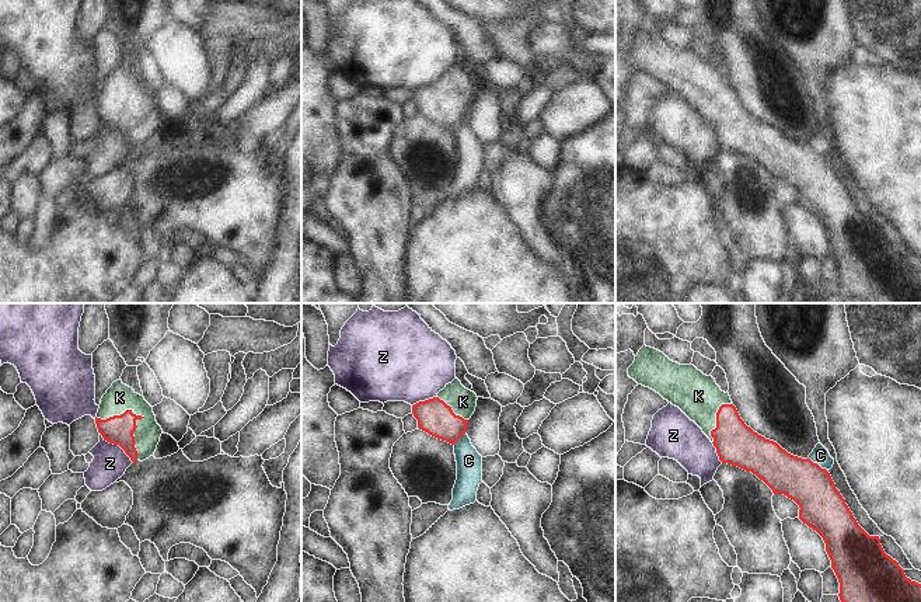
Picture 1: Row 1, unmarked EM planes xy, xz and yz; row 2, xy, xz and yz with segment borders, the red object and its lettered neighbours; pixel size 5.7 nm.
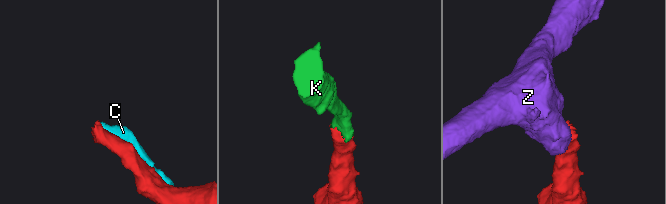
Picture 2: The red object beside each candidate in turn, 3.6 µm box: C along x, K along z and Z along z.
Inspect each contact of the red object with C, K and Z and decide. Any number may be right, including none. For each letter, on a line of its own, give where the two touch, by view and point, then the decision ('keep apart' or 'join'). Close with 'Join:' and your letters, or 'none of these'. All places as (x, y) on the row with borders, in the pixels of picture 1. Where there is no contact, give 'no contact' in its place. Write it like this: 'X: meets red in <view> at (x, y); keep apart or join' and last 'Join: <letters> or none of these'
C: meets red in yz at (816, 463); keep apart
K: meets red in xy at (140, 416); join
Z: meets red in xy at (117, 444); keep apart
Join: K

